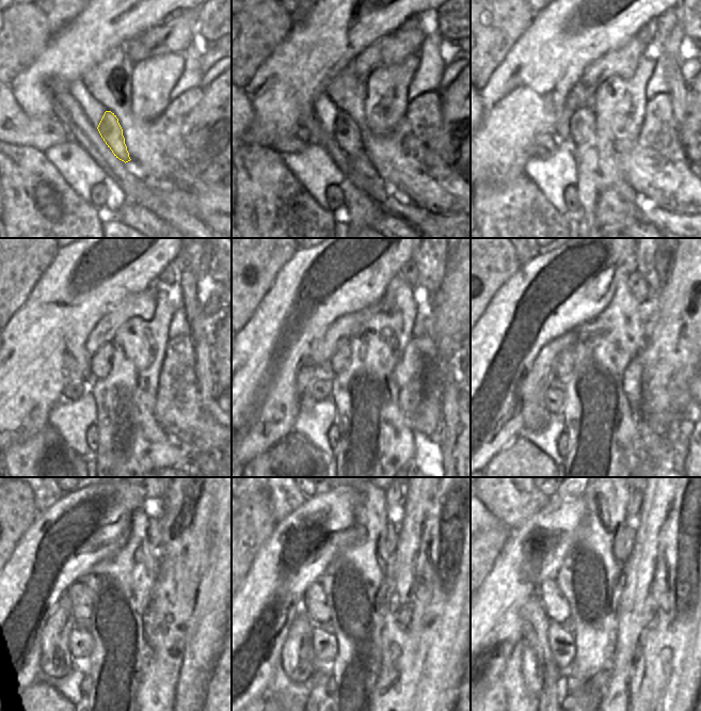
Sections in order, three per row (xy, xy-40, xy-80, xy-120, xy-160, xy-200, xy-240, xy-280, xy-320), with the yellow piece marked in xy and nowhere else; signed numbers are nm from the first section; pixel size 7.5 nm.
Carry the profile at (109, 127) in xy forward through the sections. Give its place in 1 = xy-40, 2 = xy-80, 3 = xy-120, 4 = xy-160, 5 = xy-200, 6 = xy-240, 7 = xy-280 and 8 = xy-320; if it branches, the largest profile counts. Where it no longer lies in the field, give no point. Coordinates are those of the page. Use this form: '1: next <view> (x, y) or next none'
1: next xy-40 (347, 131)
2: next xy-80 (583, 125)
3: next xy-120 (100, 362)
4: next xy-160 (340, 359)
5: next xy-200 (564, 361)
6: next xy-240 (81, 601)
7: next xy-280 (315, 600)
8: next xy-320 (556, 606)

